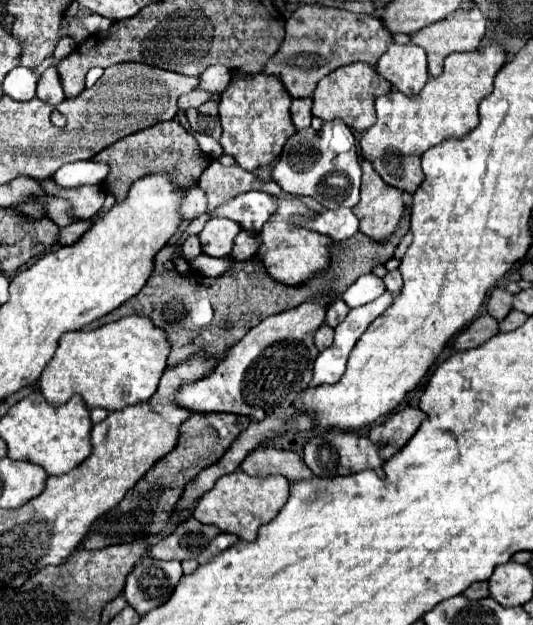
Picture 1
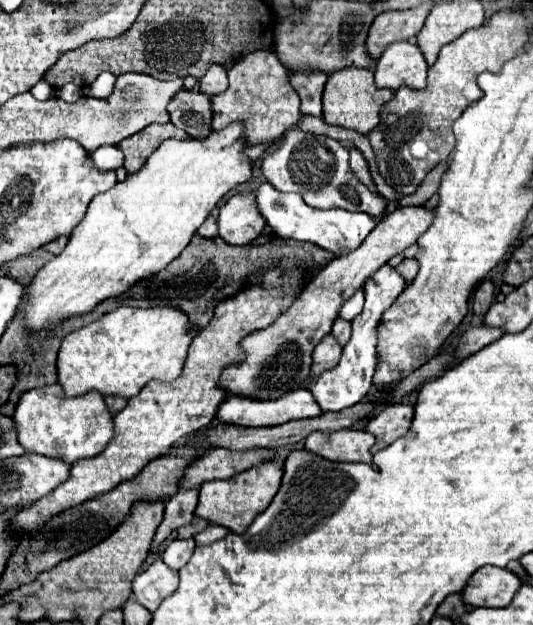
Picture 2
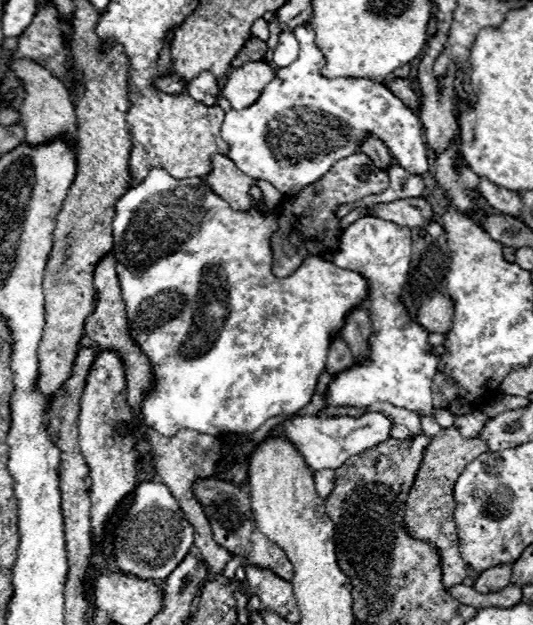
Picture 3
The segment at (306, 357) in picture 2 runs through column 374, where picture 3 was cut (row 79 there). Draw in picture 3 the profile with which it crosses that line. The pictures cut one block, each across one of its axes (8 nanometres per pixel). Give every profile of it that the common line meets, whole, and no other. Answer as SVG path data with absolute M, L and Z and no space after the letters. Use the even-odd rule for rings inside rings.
M246 62L246 66L238 66L238 70L232 70L228 74L228 80L224 84L224 96L236 110L246 108L260 98L264 86L272 78L274 68L266 62Z

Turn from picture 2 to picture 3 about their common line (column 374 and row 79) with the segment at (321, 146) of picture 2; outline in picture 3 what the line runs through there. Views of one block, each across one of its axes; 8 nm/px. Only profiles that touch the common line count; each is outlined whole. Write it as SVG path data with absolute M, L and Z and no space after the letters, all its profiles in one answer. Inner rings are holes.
M202 72L188 84L188 94L206 106L218 104L218 78L214 78L210 72Z

